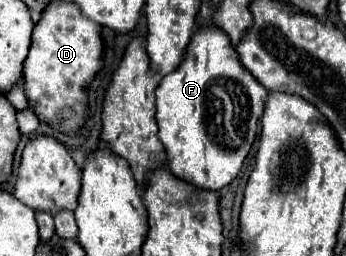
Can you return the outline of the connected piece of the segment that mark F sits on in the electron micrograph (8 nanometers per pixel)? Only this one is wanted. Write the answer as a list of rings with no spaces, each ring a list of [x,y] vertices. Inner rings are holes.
[[[204,27],[202,31],[196,31],[186,49],[184,63],[174,73],[168,73],[156,89],[156,121],[158,137],[166,149],[166,169],[204,191],[220,191],[240,173],[242,163],[256,139],[258,119],[262,117],[268,97],[268,91],[252,77],[250,71],[244,69],[238,53],[228,43],[228,35],[224,35],[218,27]]]

